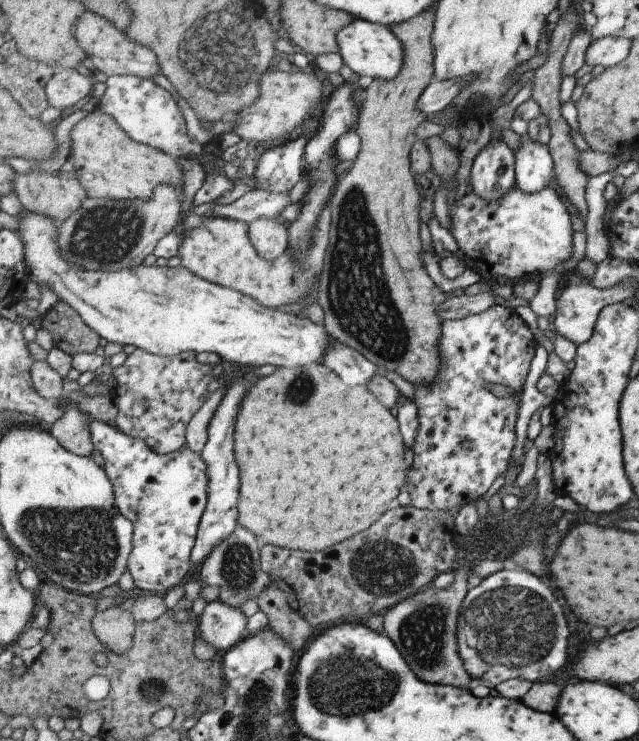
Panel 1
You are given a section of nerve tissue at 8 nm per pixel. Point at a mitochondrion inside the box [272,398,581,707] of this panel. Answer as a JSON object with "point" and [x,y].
{"point":[509,626]}

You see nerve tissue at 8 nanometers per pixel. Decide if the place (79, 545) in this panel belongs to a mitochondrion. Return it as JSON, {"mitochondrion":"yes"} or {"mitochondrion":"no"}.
{"mitochondrion":"yes"}

